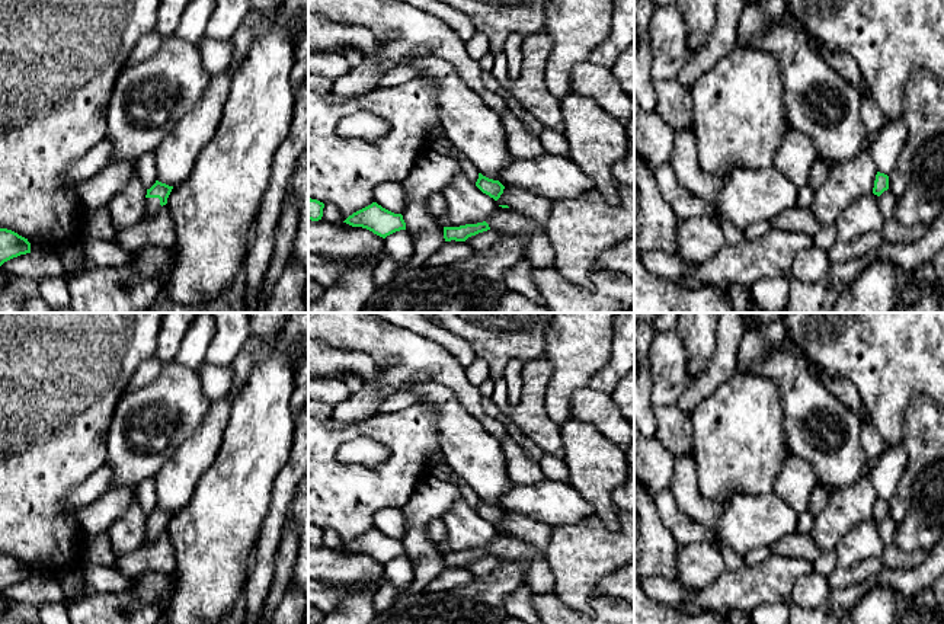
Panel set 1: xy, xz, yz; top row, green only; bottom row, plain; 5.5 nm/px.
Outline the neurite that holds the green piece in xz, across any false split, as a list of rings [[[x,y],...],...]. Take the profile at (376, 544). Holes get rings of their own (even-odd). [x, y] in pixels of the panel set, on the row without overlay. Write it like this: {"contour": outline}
{"contour": [[[377,528],[353,538],[343,548],[352,553],[367,554],[383,564],[396,557],[406,556],[401,540],[394,540]]]}

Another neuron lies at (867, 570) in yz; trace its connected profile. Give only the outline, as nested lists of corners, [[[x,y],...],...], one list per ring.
[[[871,557],[858,561],[848,569],[841,569],[836,566],[833,572],[828,576],[828,585],[831,591],[836,591],[860,583],[870,583],[876,580],[886,569],[887,567],[881,557]]]

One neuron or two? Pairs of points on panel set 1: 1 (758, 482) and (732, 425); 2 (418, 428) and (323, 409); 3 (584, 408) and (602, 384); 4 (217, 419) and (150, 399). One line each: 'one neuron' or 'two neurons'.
1: one neuron
2: two neurons
3: two neurons
4: two neurons

